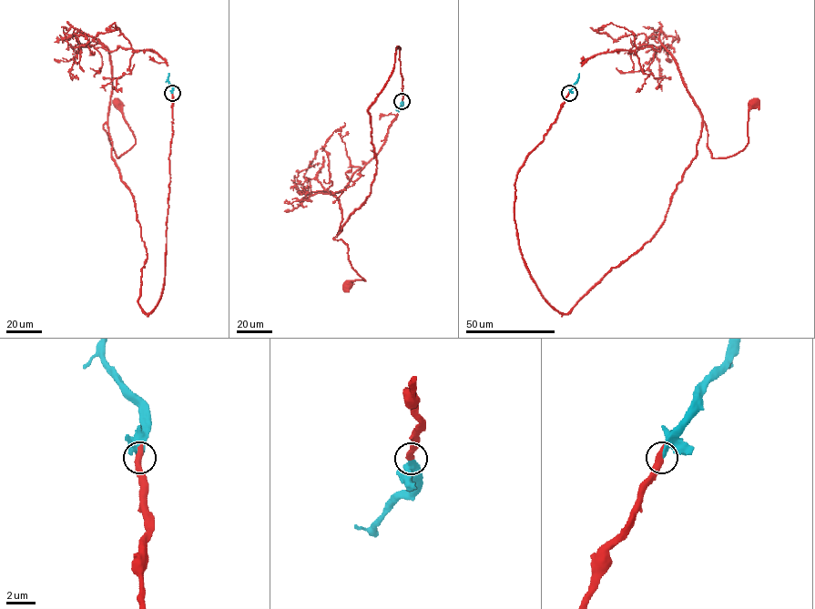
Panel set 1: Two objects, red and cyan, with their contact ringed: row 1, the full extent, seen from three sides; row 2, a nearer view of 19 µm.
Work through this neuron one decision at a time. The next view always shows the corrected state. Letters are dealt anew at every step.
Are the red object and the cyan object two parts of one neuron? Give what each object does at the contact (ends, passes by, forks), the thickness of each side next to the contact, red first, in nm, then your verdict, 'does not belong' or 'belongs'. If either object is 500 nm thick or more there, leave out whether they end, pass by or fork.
550 nm thick on the red side, 320 nm on the other; belongs

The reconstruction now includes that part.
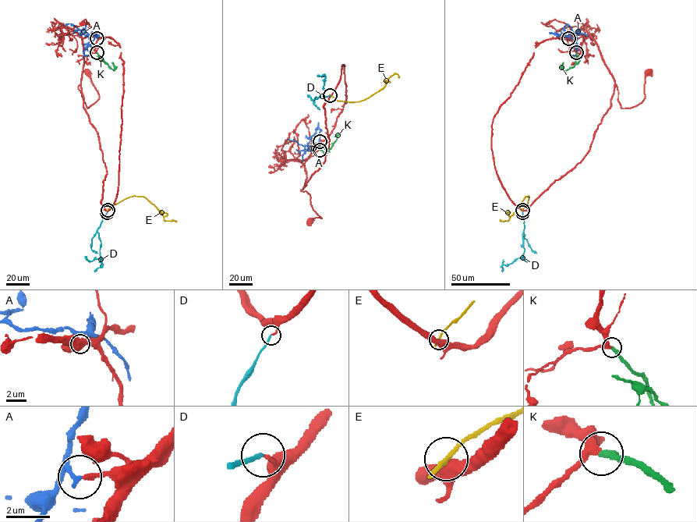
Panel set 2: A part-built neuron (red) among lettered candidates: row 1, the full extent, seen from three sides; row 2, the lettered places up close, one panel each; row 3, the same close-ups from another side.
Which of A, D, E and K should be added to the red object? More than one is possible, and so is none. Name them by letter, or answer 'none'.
D, K

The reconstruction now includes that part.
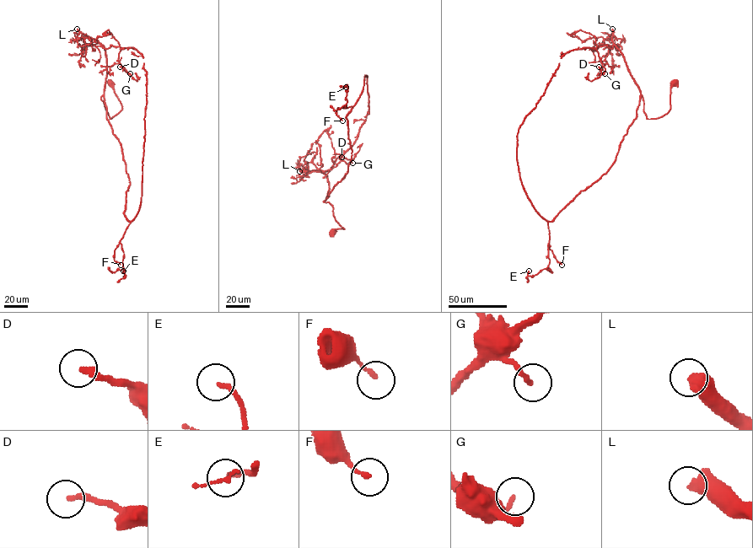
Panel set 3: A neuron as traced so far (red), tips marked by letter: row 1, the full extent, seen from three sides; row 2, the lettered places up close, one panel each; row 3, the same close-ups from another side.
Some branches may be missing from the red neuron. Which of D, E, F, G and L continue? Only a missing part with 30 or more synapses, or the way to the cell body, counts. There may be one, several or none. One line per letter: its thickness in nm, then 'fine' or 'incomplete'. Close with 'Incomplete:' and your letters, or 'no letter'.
D: 240 nm | incomplete
E: 160 nm | fine
F: 150 nm | fine
G: 190 nm | fine
L: 500 nm | incomplete
Incomplete: D, L

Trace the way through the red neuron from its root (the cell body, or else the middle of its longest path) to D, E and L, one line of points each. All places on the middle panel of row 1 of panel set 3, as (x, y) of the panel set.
D: (331, 233), (344, 229), (323, 201), (328, 177), (299, 158), (326, 171), (341, 157)
E: (331, 233), (344, 229), (323, 201), (352, 155), (346, 87)
L: (331, 233), (344, 229), (336, 220), (332, 206), (323, 201), (329, 189), (328, 177), (320, 171), (299, 171)

